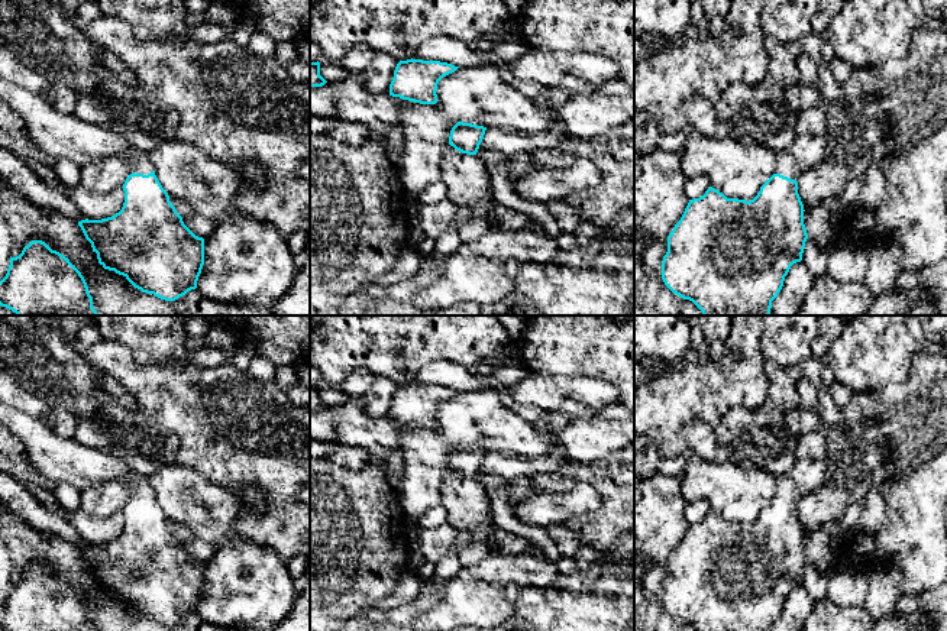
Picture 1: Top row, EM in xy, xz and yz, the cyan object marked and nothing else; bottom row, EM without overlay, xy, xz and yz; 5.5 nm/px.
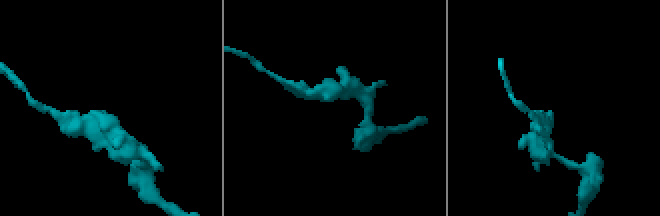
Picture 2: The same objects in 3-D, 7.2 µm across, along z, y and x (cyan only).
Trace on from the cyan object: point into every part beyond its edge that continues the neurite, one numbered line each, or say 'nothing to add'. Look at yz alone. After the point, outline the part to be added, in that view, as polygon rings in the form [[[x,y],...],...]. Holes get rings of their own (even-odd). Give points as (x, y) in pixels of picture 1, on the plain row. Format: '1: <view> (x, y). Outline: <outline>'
1: yz (786, 489). Outline: [[[786,473],[776,478],[775,498],[780,498],[791,504],[796,504],[799,496],[801,495],[799,495],[799,491],[798,491],[795,482]]]

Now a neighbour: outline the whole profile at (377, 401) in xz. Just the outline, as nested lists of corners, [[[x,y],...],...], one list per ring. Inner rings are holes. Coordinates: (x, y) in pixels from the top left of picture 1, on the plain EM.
[[[375,376],[374,384],[359,399],[362,410],[368,418],[385,418],[390,417],[390,408],[394,402],[394,395],[398,385],[384,376]]]

